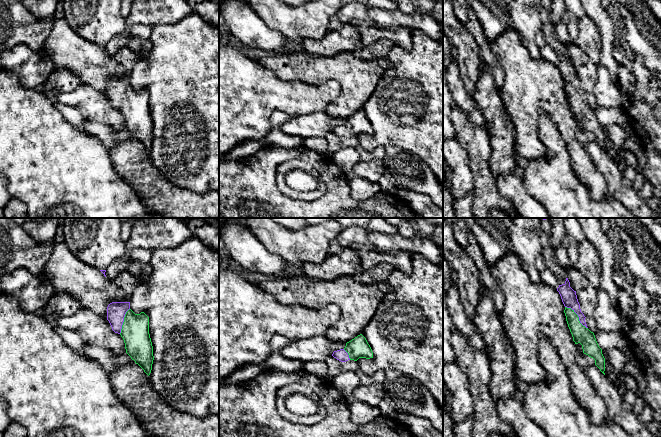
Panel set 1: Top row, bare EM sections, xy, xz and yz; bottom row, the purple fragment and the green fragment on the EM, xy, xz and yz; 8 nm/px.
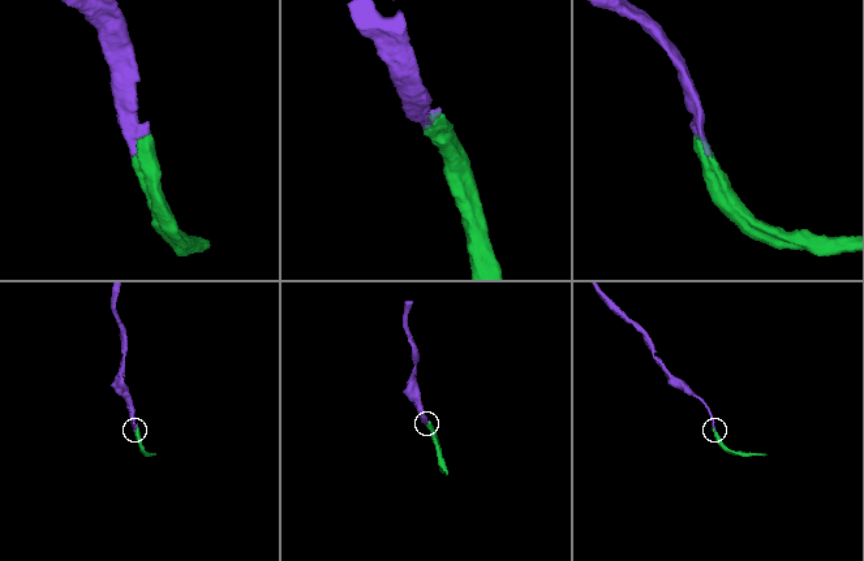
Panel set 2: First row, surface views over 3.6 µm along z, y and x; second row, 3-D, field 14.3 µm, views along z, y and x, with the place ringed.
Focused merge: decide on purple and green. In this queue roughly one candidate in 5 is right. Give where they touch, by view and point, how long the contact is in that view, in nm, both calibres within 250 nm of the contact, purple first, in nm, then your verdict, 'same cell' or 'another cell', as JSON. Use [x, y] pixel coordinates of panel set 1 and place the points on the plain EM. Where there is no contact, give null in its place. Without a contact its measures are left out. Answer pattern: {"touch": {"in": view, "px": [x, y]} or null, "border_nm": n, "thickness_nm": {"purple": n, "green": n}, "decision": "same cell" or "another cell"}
{"touch": {"in": "yz", "px": [578, 92]}, "border_nm": 260, "thickness_nm": {"purple": 130, "green": 140}, "decision": "same cell"}

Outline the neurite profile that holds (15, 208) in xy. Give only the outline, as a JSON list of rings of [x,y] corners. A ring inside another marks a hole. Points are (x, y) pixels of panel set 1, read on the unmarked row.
[[[12,197],[4,208],[4,218],[25,218],[26,205],[19,199]]]

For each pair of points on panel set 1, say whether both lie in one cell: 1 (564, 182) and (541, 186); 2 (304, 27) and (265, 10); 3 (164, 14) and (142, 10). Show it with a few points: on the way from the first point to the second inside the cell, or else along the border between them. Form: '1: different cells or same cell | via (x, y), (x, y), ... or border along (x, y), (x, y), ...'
1: same cell | via (558, 182), (547, 182)
2: same cell | via (294, 22), (275, 14)
3: same cell | via (159, 10), (147, 10)

